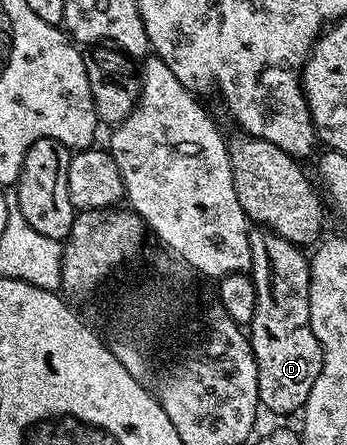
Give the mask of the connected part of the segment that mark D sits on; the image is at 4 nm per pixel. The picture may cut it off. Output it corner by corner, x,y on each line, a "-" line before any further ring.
262,226
251,228
249,246
249,275
257,290
257,306
249,325
249,339
257,362
259,403
275,416
287,416
303,409
323,365
323,351
309,322
309,256
300,245

